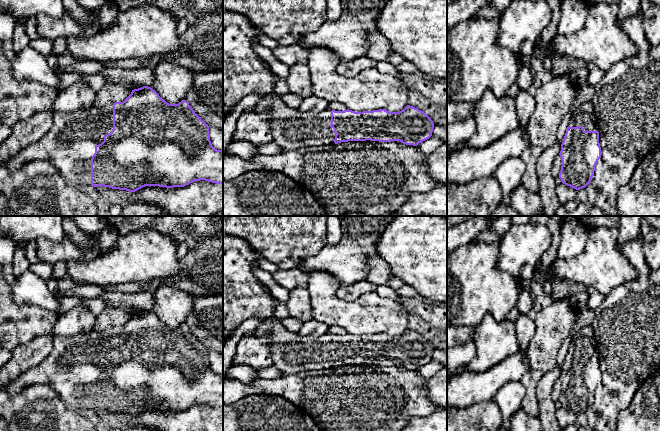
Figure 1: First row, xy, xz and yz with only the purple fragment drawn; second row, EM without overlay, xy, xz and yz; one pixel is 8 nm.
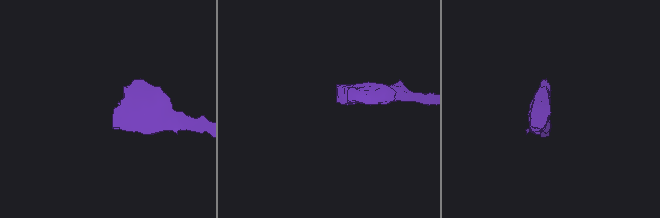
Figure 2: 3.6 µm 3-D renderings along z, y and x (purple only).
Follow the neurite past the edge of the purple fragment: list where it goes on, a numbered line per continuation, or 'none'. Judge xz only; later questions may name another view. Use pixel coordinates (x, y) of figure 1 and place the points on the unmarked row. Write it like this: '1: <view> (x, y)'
1: xz (291, 353)

